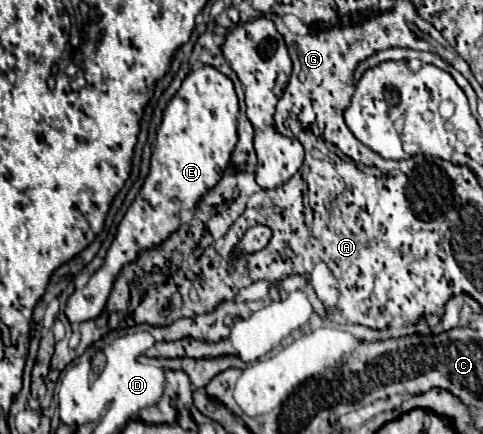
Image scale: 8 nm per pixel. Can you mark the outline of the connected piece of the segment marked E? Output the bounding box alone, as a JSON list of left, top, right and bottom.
[65,65,239,323]

